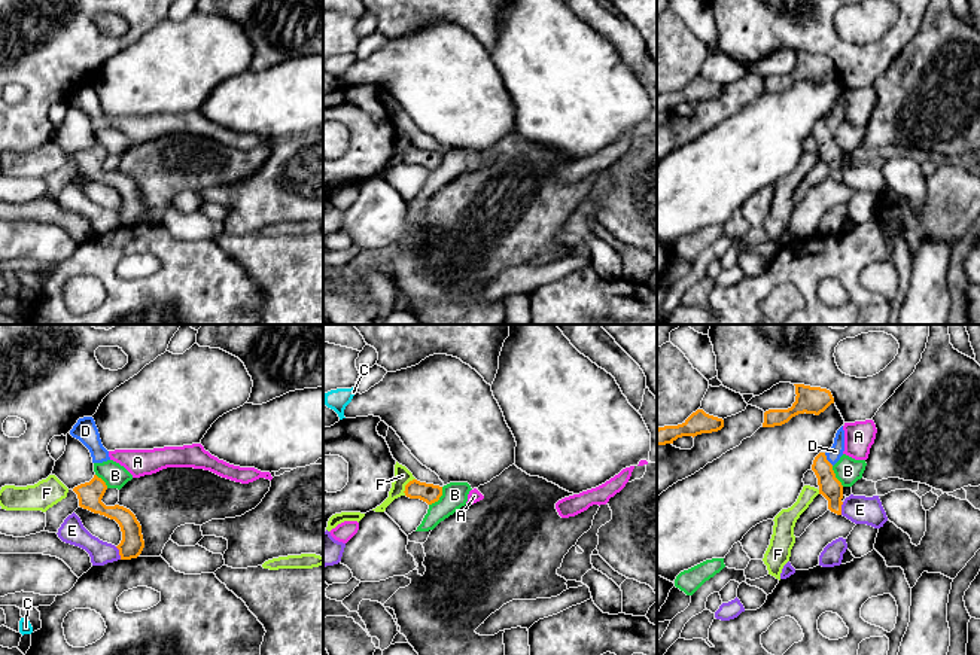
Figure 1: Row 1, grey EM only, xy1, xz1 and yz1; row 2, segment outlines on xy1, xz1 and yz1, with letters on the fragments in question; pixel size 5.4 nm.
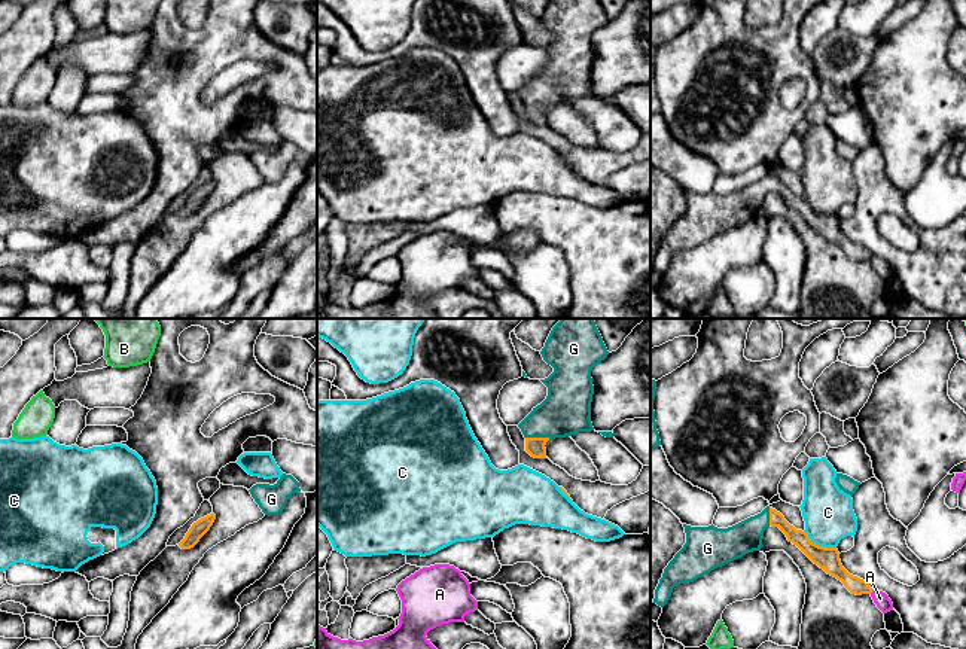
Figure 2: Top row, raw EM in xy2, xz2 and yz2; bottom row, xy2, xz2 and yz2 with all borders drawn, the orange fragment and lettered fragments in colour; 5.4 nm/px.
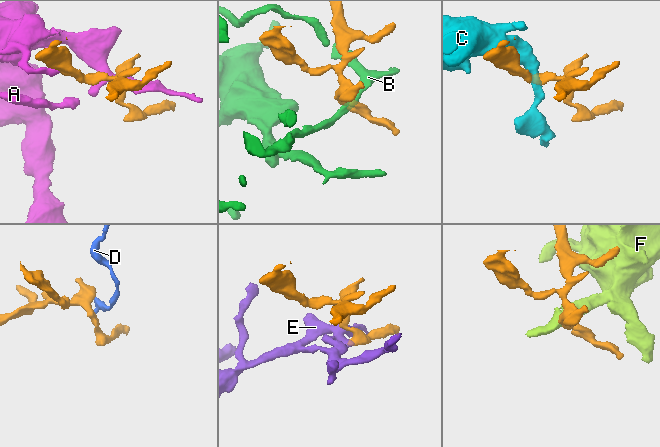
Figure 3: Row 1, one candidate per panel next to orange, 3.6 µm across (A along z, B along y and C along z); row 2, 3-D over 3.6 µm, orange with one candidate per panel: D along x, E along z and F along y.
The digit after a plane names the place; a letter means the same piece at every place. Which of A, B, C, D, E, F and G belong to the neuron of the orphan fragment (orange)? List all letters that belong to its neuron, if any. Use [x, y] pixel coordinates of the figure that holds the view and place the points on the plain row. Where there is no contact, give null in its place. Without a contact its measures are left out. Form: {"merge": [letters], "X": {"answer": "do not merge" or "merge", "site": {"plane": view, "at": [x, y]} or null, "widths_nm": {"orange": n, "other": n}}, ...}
{"merge": ["G"], "A": {"answer": "do not merge", "site": {"plane": "yz2", "at": [871, 258]}, "widths_nm": {"orange": 100, "other": 80}}, "B": {"answer": "do not merge", "site": {"plane": "xz1", "at": [440, 163]}, "widths_nm": {"orange": 110, "other": 140}}, "C": {"answer": "do not merge", "site": {"plane": "yz2", "at": [817, 212]}, "widths_nm": {"orange": 130, "other": 280}}, "D": {"answer": "do not merge", "site": {"plane": "yz1", "at": [825, 125]}, "widths_nm": {"orange": 120, "other": 80}}, "E": {"answer": "do not merge", "site": {"plane": "xy1", "at": [119, 219]}, "widths_nm": {"orange": 130, "other": 130}}, "F": {"answer": "do not merge", "site": {"plane": "xz1", "at": [405, 152]}, "widths_nm": {"orange": 110, "other": 90}}, "G": {"answer": "merge", "site": {"plane": "xz2", "at": [538, 104]}, "widths_nm": {"orange": 100, "other": 260}}}

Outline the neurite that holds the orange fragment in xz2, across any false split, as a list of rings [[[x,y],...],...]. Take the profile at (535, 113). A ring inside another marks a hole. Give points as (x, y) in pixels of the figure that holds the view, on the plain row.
[[[549,0],[540,18],[554,39],[540,46],[548,54],[546,65],[518,91],[525,104],[525,118],[534,125],[546,125],[546,109],[594,97],[591,89],[591,68],[594,52],[591,37],[609,21],[600,0]]]

